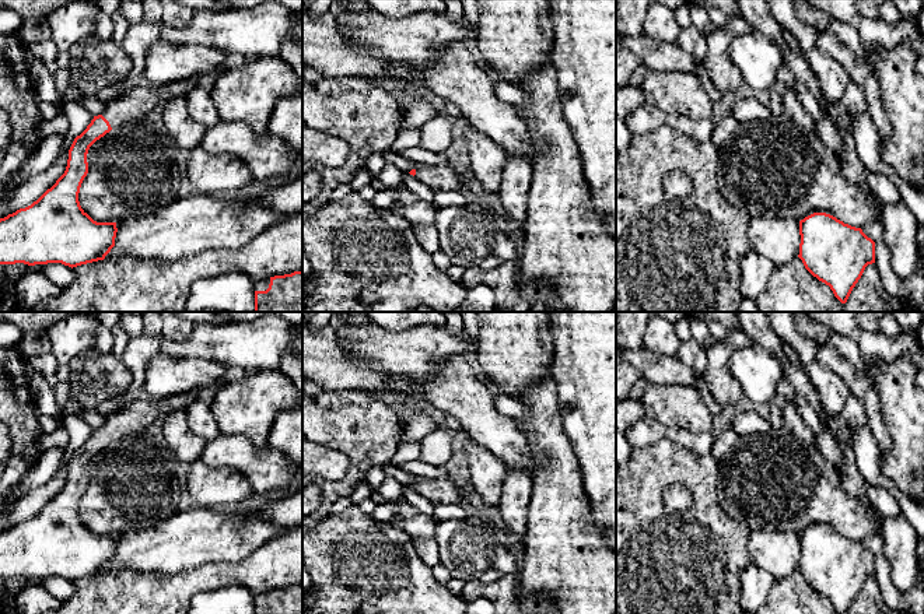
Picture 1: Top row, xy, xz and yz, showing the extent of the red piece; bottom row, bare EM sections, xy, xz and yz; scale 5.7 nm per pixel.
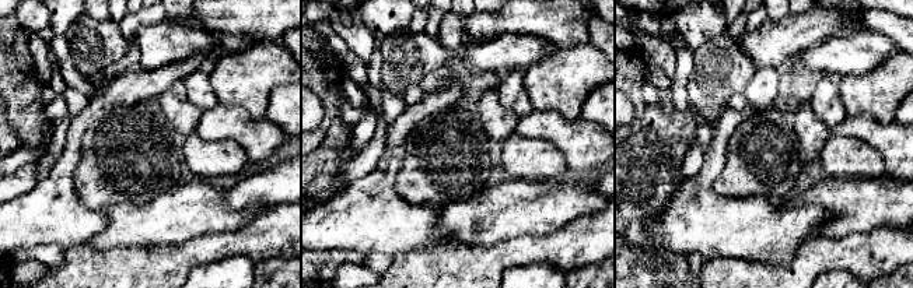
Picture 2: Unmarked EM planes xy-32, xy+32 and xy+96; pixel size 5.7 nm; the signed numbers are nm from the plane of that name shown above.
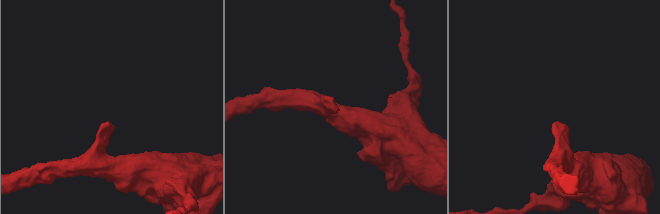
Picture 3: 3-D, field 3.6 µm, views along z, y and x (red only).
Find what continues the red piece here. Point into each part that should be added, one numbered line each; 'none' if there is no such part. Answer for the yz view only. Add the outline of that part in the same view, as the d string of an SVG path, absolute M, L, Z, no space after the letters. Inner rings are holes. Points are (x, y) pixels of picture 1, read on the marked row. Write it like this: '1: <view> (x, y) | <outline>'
none

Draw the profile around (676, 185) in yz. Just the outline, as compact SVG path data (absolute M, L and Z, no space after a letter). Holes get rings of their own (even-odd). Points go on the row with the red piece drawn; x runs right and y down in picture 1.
M687 173L666 175L664 186L669 197L685 197L693 192L693 185Z

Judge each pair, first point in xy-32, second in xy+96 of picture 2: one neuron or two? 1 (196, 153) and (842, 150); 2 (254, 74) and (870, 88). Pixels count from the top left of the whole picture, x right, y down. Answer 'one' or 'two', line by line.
1: one
2: one

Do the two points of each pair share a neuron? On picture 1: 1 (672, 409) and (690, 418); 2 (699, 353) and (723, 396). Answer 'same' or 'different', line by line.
1: same
2: different

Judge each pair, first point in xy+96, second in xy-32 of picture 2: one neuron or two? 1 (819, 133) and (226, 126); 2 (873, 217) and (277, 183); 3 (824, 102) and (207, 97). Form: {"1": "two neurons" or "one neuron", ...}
{"1": "two neurons", "2": "two neurons", "3": "one neuron"}

